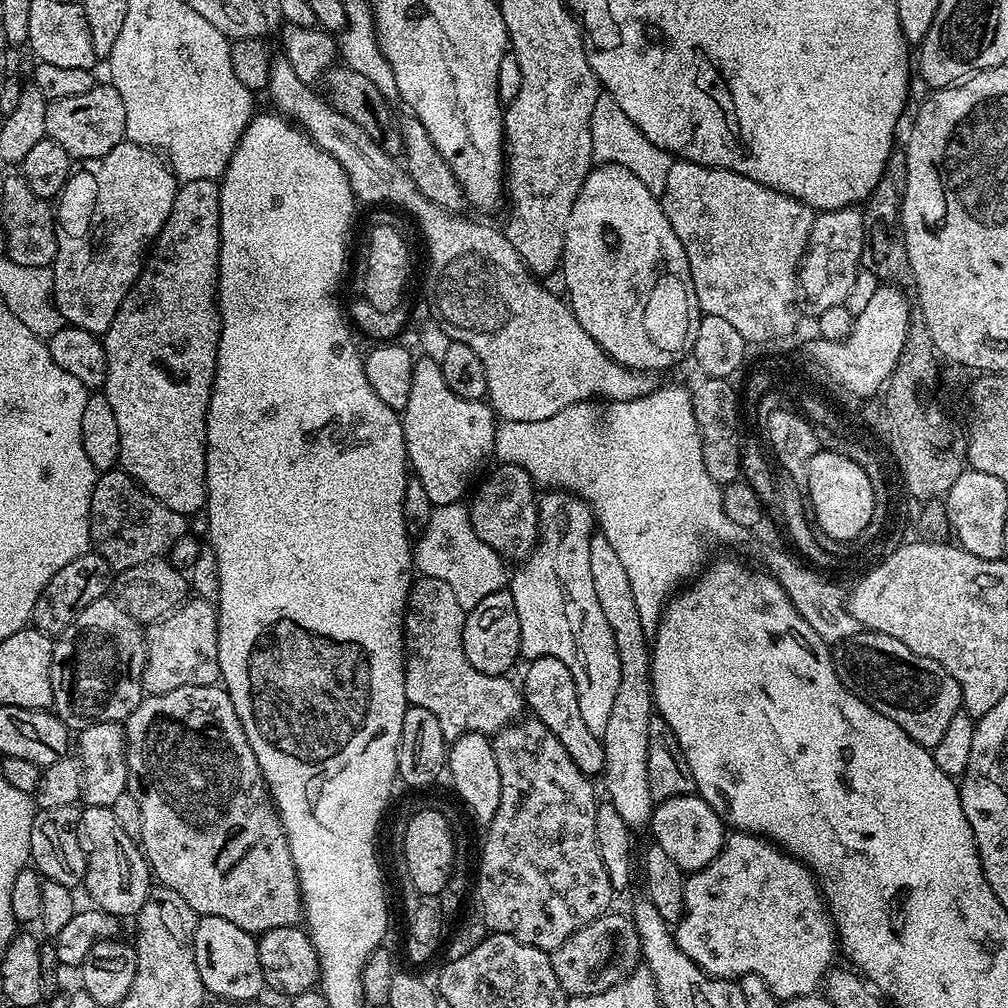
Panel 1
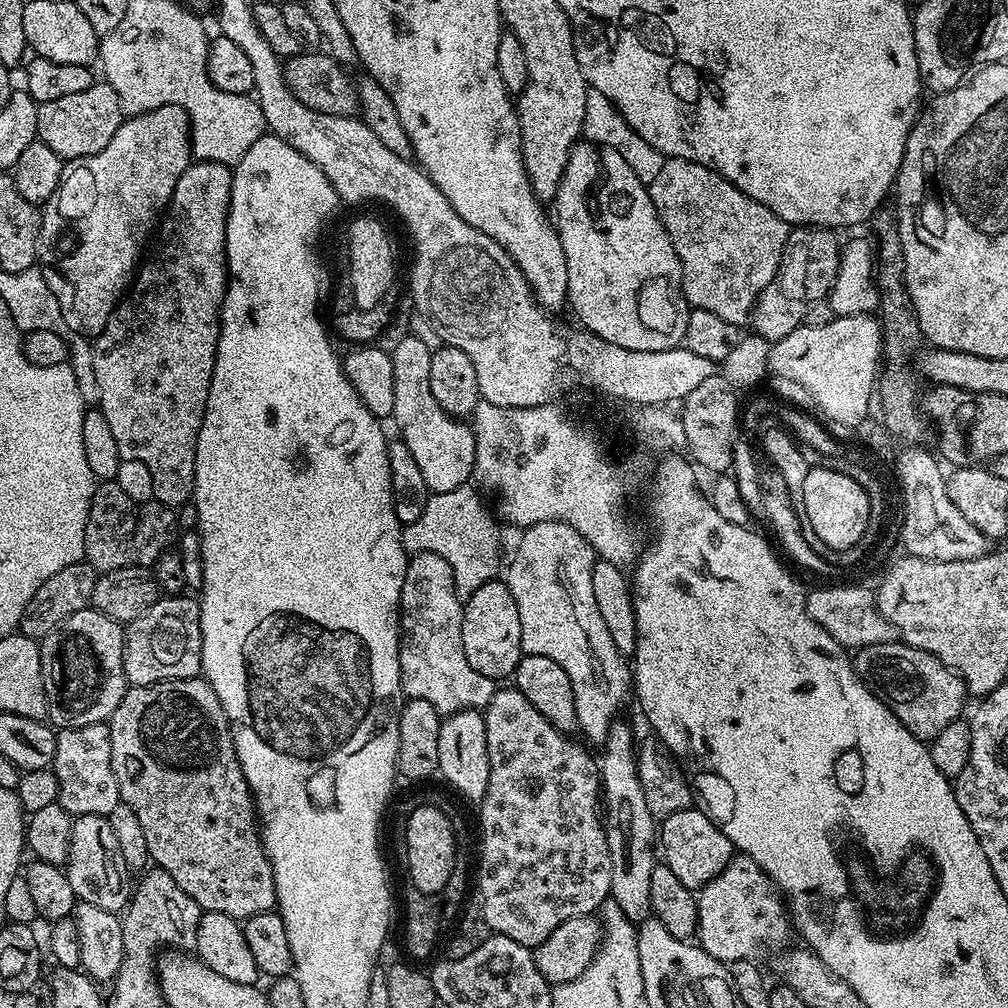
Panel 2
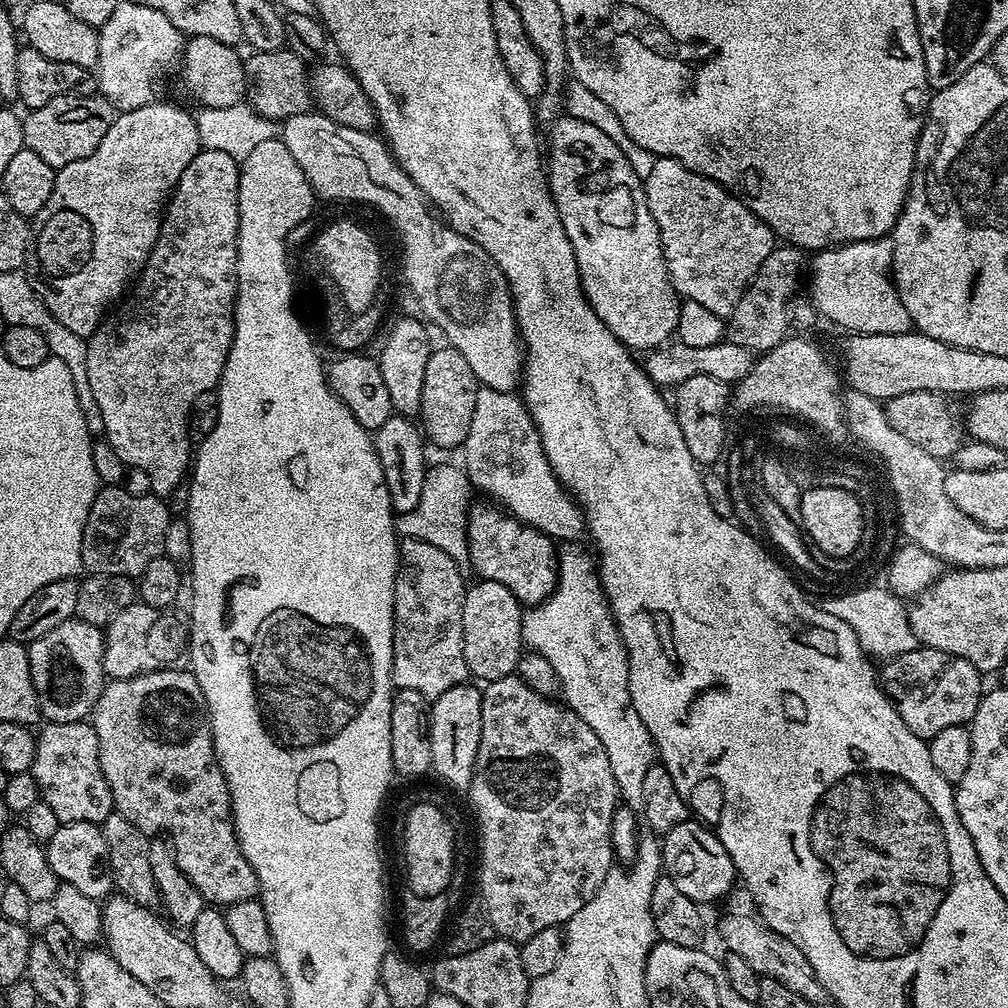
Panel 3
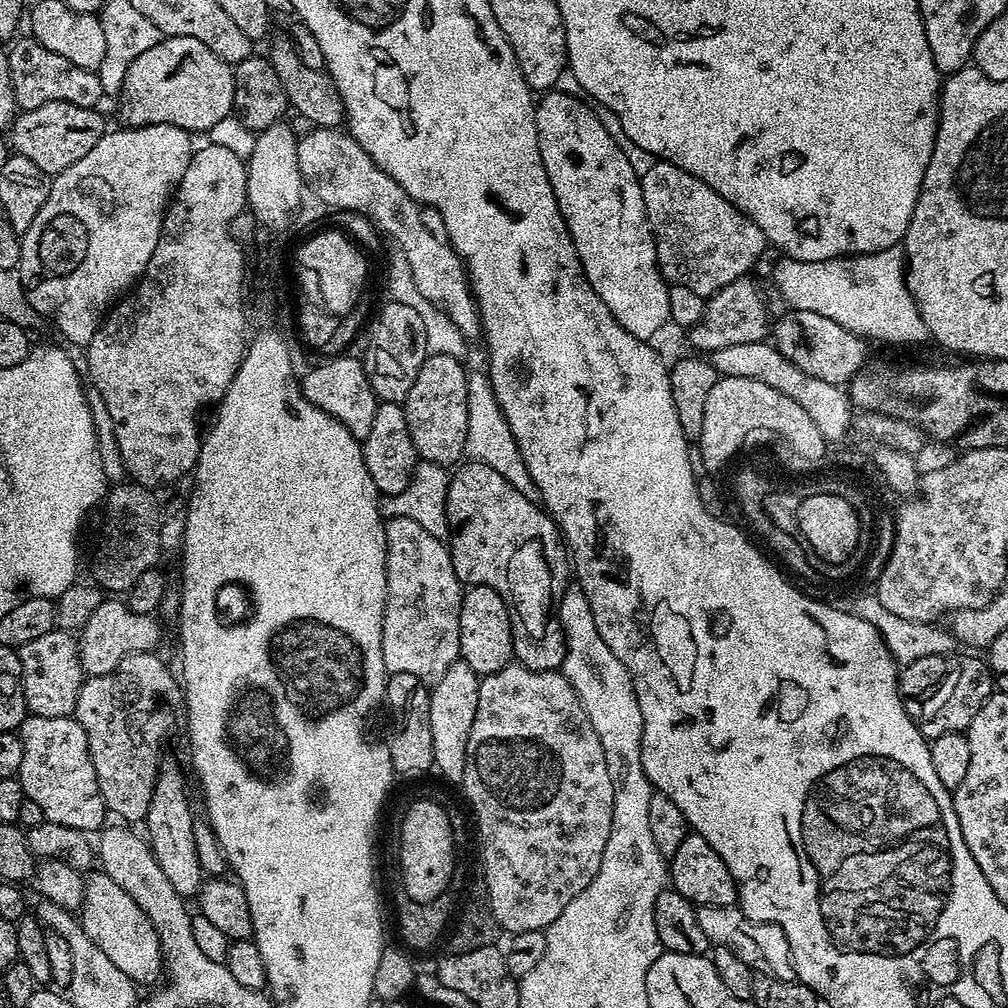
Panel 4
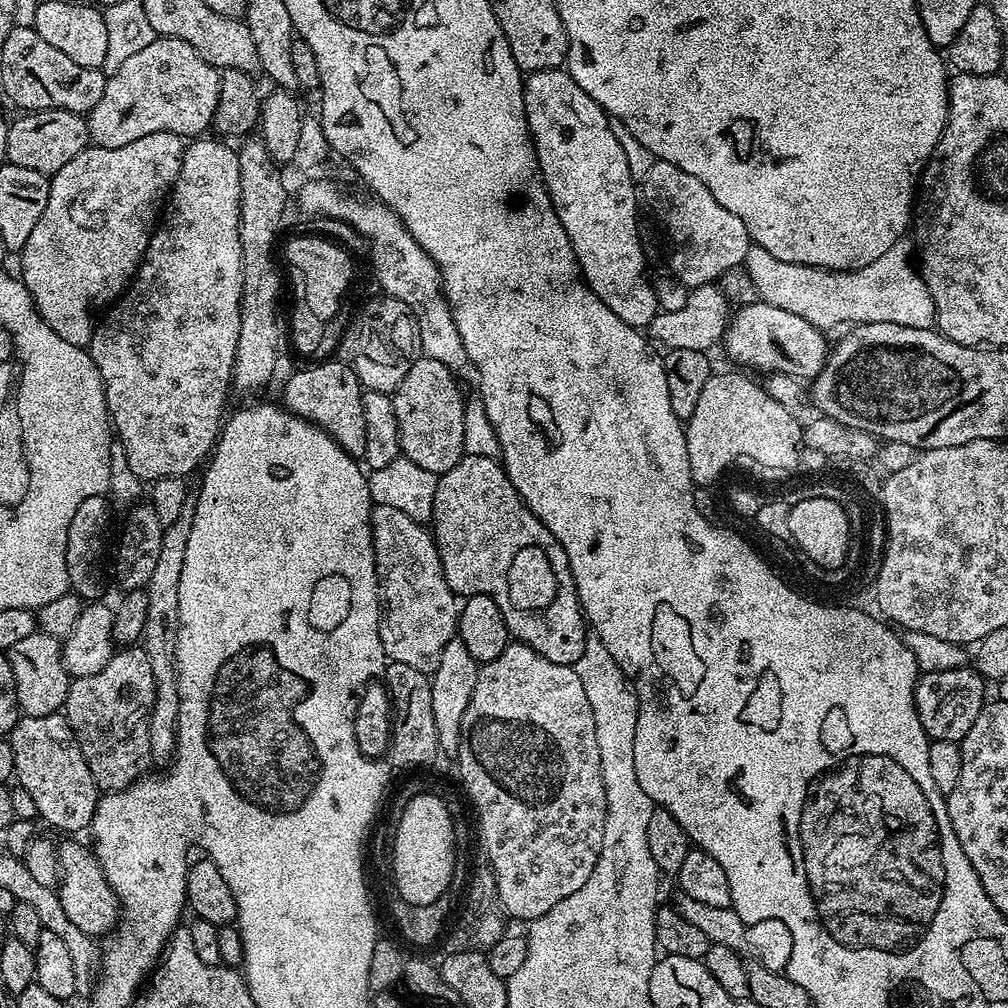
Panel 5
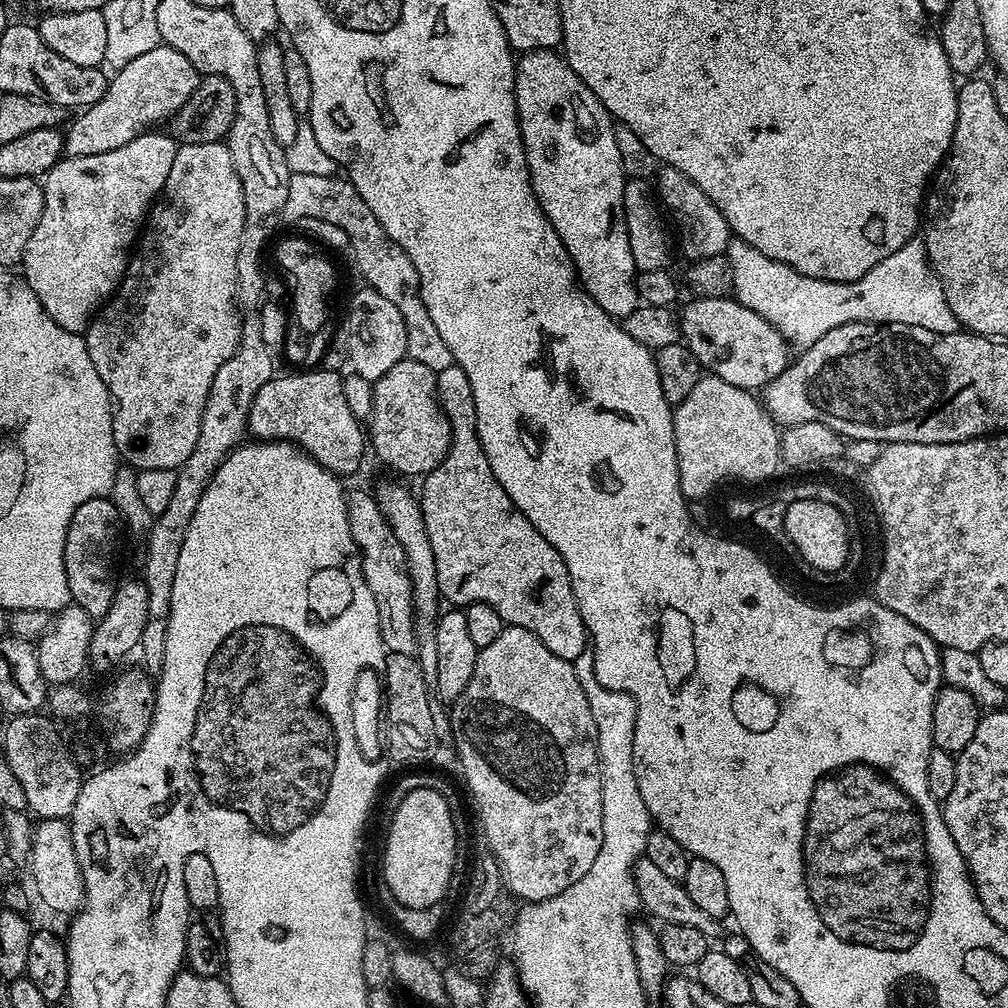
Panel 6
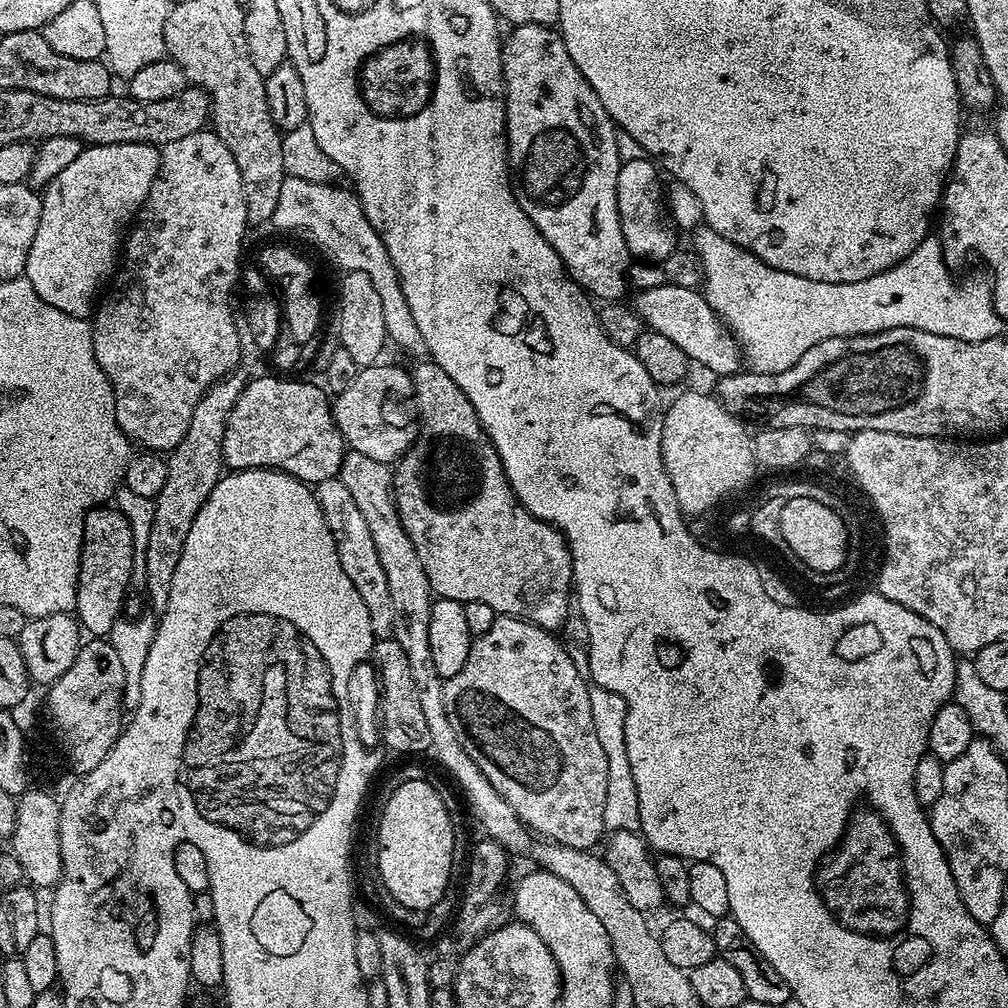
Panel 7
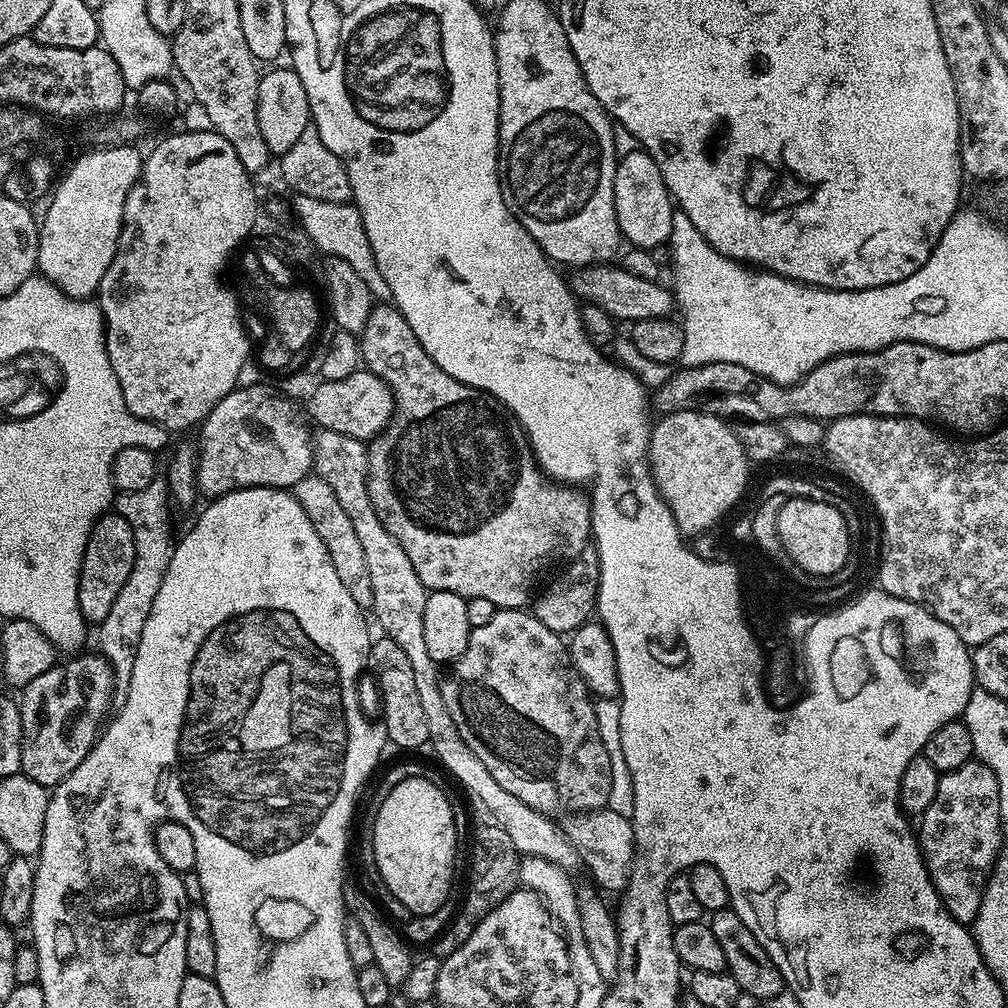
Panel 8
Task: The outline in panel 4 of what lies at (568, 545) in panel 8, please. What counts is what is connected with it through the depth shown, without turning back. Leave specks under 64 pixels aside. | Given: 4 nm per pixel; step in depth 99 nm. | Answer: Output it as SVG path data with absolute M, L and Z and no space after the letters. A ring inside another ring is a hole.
M468 462L451 473L446 518L454 574L458 574L461 585L481 584L498 590L512 614L515 663L535 672L563 669L566 646L557 616L560 599L570 586L570 552L551 516L535 499L528 499L516 490L497 470Z

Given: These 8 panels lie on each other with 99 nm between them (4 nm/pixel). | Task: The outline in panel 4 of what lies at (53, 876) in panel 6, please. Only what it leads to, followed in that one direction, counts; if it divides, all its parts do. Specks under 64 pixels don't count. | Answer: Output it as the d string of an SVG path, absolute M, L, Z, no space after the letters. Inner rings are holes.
M103 870L93 871L92 874L92 877L89 875L85 879L84 904L78 909L82 930L86 930L90 942L94 942L94 946L98 946L98 950L102 950L102 954L106 954L106 958L110 958L110 962L114 962L114 966L118 966L118 970L122 970L122 974L129 976L137 986L155 985L165 971L166 961L150 918L142 910L142 906L138 906L138 902L134 902L134 898L130 898L130 894L126 894L126 890L118 886L118 882L114 882L114 878L110 878Z

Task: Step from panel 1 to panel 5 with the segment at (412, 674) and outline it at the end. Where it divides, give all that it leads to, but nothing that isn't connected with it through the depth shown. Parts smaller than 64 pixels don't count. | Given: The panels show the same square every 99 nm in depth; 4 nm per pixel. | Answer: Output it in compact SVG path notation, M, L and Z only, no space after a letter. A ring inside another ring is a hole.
M375 505L372 510L372 545L376 555L376 578L382 619L380 637L385 657L391 662L402 662L402 666L414 666L414 670L428 674L435 668L446 642L457 635L458 597L450 590L442 574L442 562L436 549L435 539L425 525L420 524L410 514L402 514L395 506Z

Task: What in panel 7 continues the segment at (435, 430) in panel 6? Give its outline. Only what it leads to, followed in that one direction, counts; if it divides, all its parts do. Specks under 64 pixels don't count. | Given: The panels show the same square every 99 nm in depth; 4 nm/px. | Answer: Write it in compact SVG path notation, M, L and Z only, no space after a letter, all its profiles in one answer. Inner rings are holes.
M384 363L361 367L354 382L350 382L346 390L335 393L332 417L351 451L392 466L416 443L418 405L411 371L407 367L404 369L396 364Z

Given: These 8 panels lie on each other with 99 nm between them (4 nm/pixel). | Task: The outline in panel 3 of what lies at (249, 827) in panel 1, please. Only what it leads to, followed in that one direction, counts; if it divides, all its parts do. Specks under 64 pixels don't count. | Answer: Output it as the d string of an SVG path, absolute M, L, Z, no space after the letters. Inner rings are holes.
M179 667L163 668L157 672L143 672L134 678L108 680L105 683L90 717L94 734L98 734L98 758L102 774L106 778L106 786L110 786L113 809L134 822L134 826L138 826L145 836L156 838L163 834L166 837L176 853L182 874L194 882L204 901L212 906L246 902L259 893L258 878L250 862L246 862L242 846L238 846L236 827L232 821L232 799L226 778L216 763L208 707L191 671L180 671ZM184 719L188 719L184 724L186 731L192 732L196 728L196 756L160 756L158 749L147 748L148 740L158 739L163 732L178 731L180 720Z

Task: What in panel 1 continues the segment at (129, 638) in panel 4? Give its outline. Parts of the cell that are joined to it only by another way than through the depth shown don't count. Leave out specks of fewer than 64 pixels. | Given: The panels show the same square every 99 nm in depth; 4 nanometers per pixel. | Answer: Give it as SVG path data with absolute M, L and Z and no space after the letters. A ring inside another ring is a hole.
M189 598L170 615L147 625L144 633L146 662L142 674L142 686L147 695L170 694L170 690L178 690L182 686L210 686L220 680L217 611L217 605L211 600Z

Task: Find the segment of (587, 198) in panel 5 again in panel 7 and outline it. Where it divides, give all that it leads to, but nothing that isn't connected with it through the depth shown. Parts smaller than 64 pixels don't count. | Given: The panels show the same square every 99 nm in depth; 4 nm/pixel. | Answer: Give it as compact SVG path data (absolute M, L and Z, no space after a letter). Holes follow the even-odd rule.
M517 24L511 31L512 37L509 40L507 37L502 44L504 50L502 66L504 67L504 95L506 97L504 109L508 115L508 167L516 189L516 200L522 206L522 210L526 210L530 222L534 222L534 226L538 226L542 238L546 238L546 242L550 242L550 246L554 246L554 250L558 254L558 258L562 258L564 268L569 276L585 292L596 298L604 296L600 298L608 302L619 301L623 297L620 295L623 294L624 288L626 289L630 257L626 238L622 238L622 222L618 214L618 198L616 197L618 174L622 163L616 141L618 129L608 117L608 112L602 106L598 94L594 94L590 82L586 82L582 70L578 70L578 66L574 66L574 58L570 58L570 50L566 50L566 42L555 27L547 24Z

